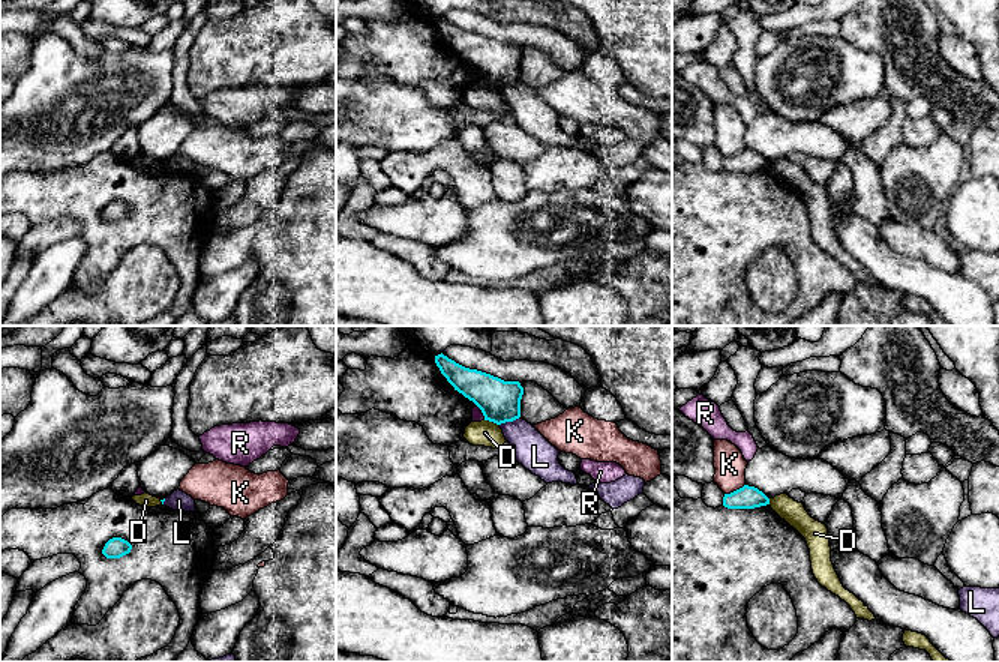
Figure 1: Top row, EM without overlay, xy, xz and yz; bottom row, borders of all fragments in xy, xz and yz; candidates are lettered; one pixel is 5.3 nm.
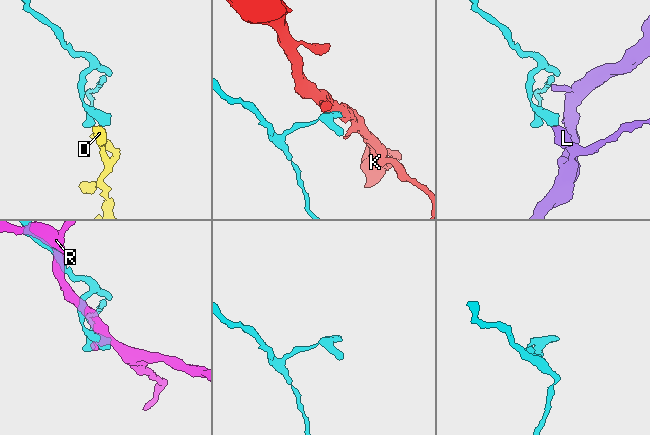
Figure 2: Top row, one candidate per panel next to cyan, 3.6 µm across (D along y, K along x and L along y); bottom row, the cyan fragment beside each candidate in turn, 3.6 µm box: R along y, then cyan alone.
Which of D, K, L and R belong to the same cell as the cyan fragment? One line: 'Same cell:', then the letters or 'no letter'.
Same cell: no letter

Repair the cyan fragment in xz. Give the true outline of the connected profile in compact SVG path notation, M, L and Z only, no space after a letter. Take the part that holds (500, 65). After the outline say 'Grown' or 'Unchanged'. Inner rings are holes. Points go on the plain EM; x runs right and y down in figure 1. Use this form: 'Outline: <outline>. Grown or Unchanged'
Outline: M442 17L435 20L435 27L454 54L482 74L484 84L501 89L520 81L524 51L519 45L504 45L490 38L465 32Z. Unchanged

